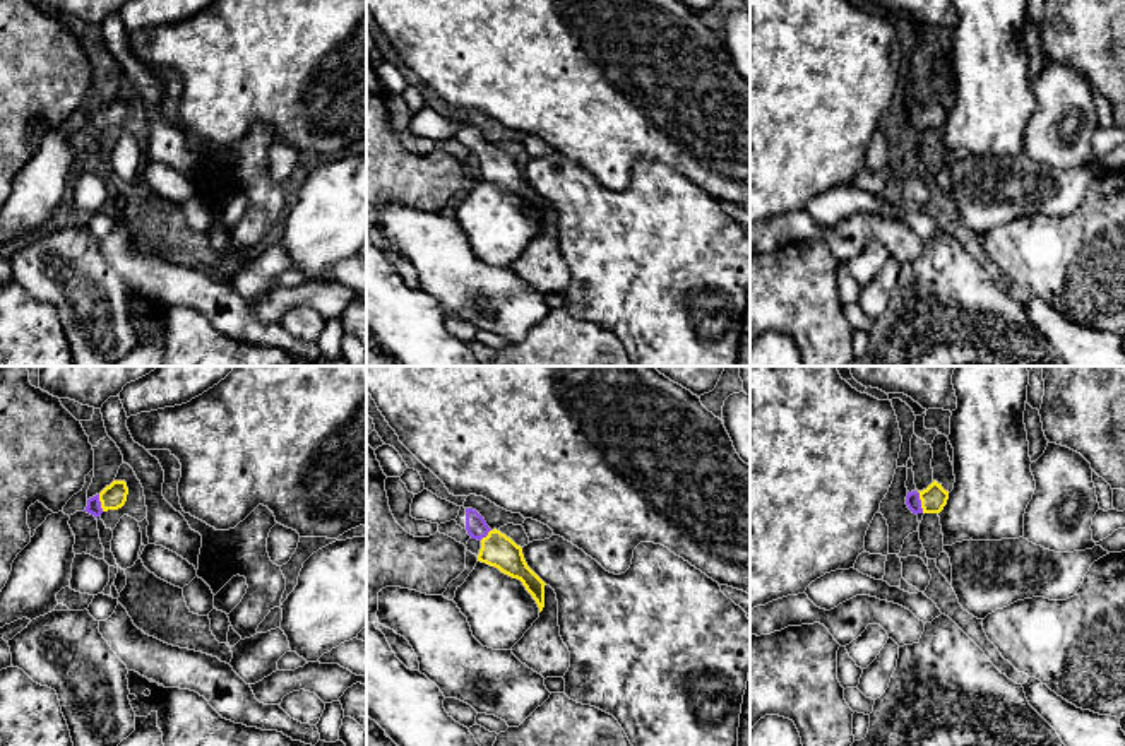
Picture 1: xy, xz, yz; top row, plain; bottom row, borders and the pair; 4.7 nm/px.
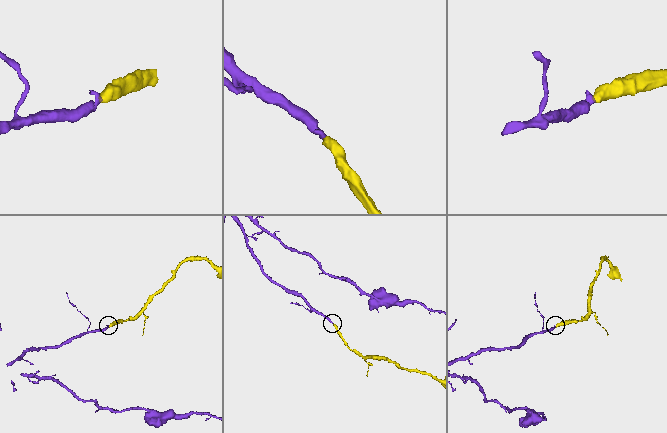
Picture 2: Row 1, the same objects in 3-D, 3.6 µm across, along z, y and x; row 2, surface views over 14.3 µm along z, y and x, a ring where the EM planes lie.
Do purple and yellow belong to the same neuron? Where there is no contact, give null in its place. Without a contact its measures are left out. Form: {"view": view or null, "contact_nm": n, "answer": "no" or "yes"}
{"view": "yz", "contact_nm": 110, "answer": "yes"}

